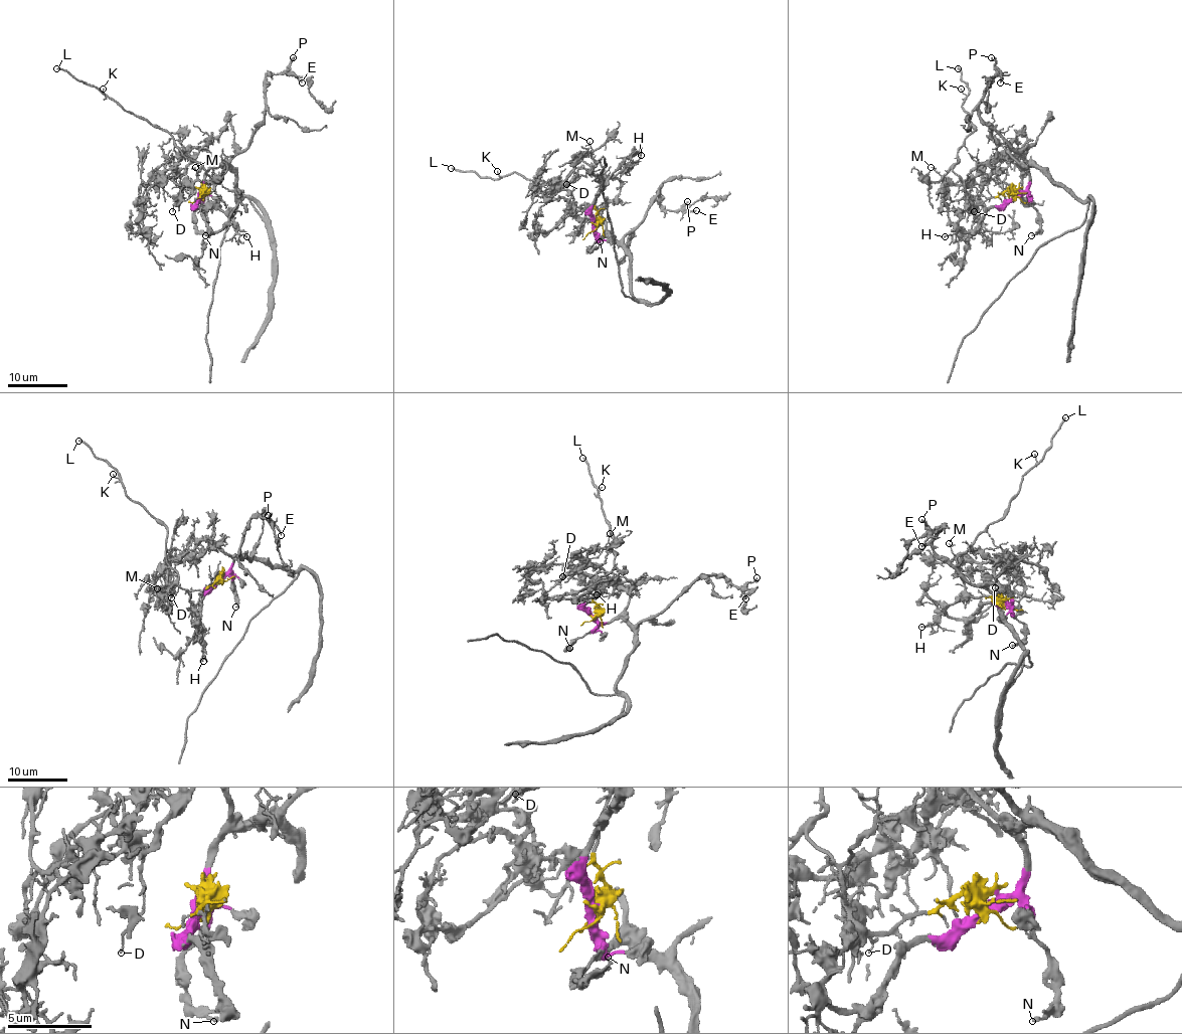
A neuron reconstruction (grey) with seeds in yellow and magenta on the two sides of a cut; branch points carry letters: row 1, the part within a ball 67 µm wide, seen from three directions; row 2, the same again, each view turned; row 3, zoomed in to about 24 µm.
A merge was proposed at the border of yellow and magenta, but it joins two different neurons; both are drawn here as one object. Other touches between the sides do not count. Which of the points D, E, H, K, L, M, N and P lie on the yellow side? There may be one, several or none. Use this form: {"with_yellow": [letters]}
{"with_yellow": ["D", "H", "K", "L", "M"]}

